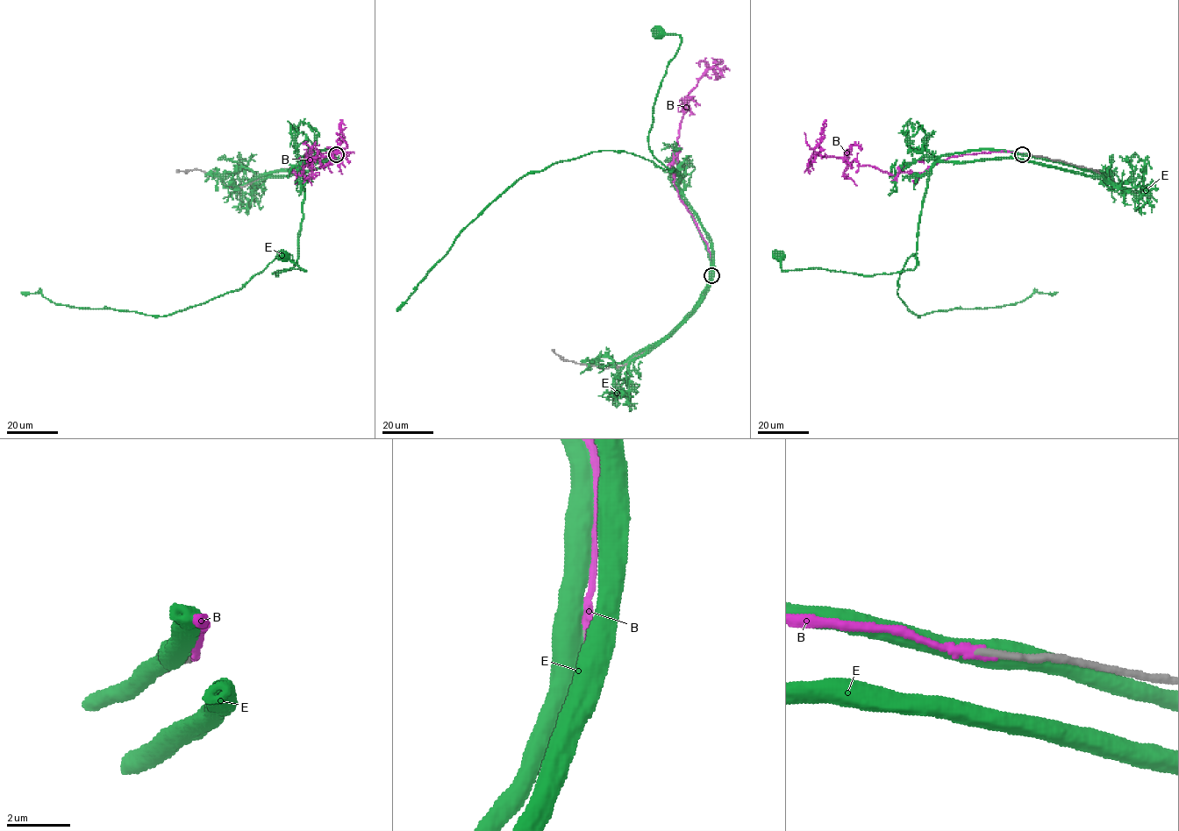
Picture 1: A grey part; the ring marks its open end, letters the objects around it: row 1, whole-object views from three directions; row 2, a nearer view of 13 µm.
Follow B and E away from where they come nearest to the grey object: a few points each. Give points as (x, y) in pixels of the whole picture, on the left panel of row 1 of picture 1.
B: (335, 154), (308, 157), (298, 166), (298, 175), (309, 161), (338, 149), (342, 138), (340, 119)
E: (335, 154), (321, 149), (300, 159), (304, 193), (296, 262), (273, 273), (305, 271), (282, 256)

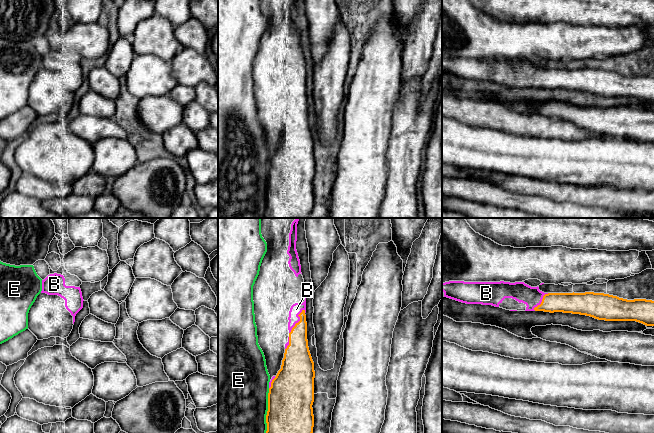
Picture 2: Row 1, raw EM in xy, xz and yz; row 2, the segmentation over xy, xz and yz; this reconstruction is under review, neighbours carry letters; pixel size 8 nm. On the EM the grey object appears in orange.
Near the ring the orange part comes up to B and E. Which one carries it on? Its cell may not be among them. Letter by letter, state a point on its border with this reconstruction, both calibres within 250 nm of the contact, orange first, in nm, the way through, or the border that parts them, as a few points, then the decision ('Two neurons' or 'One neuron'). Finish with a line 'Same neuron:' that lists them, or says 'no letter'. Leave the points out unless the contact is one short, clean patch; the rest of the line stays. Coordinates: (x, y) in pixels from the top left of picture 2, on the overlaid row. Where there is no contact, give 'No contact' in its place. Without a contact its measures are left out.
B: Touches orange at xz (299, 321). Thickness 190 nm (orange) against 90 nm. One neuron
E: Touches orange at xz (268, 410). Thickness 360 nm (orange) against 480 nm. Two neurons
Same neuron: B

